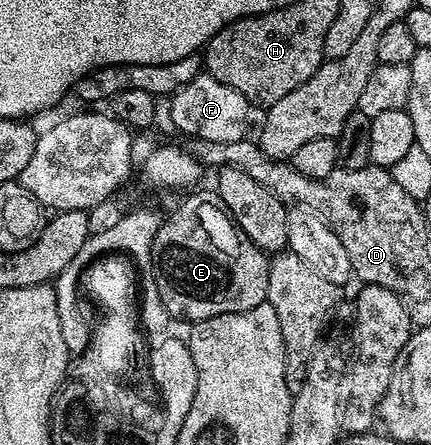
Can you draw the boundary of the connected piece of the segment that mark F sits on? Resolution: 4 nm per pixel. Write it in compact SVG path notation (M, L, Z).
M200 74L188 86L169 97L170 120L186 135L186 138L197 138L208 142L236 142L247 135L246 123L250 120L252 105L232 86L216 82L216 78Z

